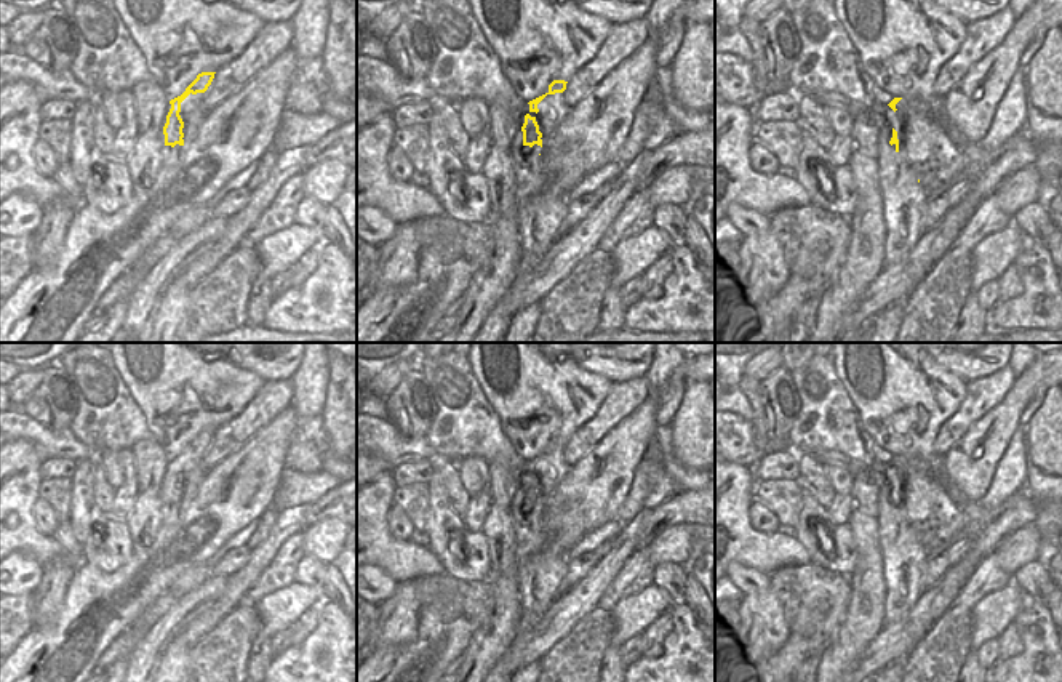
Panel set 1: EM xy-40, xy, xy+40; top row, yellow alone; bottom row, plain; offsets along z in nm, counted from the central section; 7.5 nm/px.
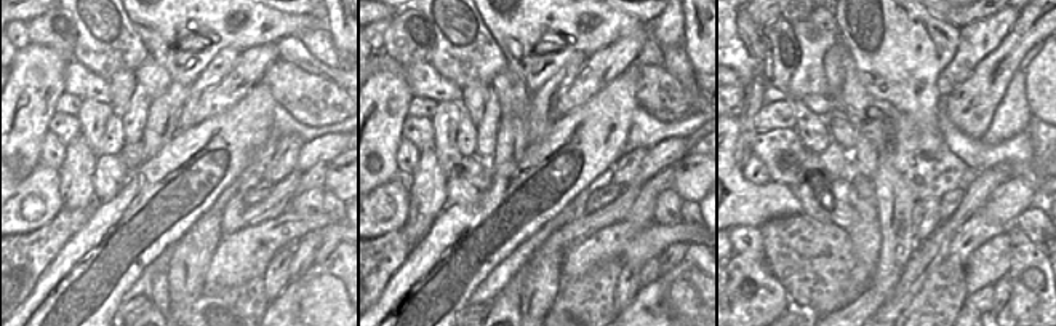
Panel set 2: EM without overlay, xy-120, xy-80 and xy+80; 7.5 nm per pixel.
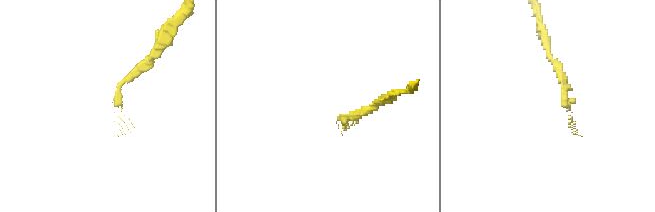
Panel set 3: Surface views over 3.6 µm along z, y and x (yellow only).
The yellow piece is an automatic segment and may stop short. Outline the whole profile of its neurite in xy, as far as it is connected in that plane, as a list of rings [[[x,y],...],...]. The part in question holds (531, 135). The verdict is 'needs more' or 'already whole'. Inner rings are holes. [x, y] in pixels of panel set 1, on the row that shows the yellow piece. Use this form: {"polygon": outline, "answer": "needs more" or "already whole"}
{"polygon": [[[525,115],[523,126],[517,126],[517,134],[510,144],[515,160],[518,191],[528,197],[518,213],[521,224],[521,263],[525,275],[515,280],[496,306],[507,315],[537,303],[529,285],[534,269],[547,256],[561,234],[566,232],[568,194],[545,194],[542,191],[542,168],[539,154],[542,149],[542,133],[536,117]]], "answer": "needs more"}

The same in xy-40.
{"polygon": [[[202,72],[197,75],[197,78],[186,88],[186,91],[171,99],[171,109],[166,115],[166,123],[163,128],[160,128],[160,165],[165,165],[168,168],[174,166],[178,163],[178,155],[182,150],[184,146],[184,122],[179,115],[181,112],[181,102],[192,93],[205,93],[208,86],[211,85],[216,72]]], "answer": "needs more"}

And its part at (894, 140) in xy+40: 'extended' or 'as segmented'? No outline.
extended

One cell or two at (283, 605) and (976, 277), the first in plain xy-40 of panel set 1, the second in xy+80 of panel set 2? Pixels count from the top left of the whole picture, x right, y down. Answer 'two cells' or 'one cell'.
one cell

